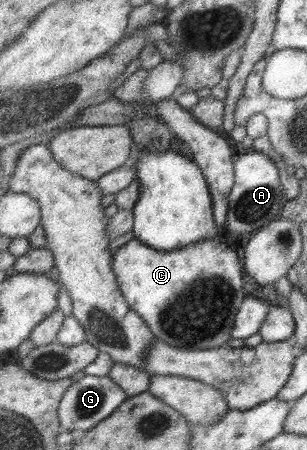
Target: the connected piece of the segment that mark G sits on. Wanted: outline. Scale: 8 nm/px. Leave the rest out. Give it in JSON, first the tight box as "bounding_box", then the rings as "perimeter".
{"bounding_box":[57,375,127,432],"perimeter":[[[83,375],[81,379],[73,381],[61,396],[57,408],[59,431],[84,432],[92,428],[97,422],[104,420],[114,409],[117,409],[127,395],[108,377]]]}

